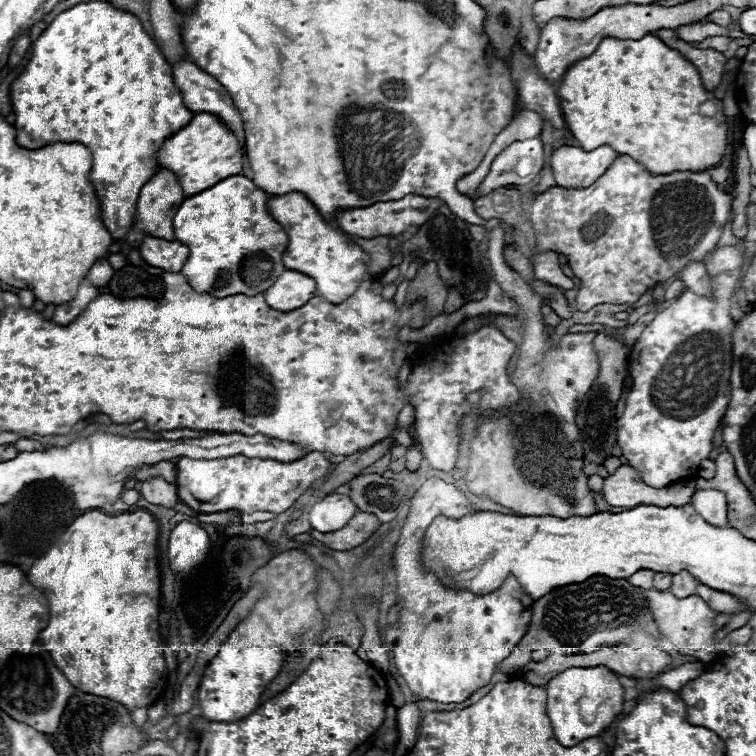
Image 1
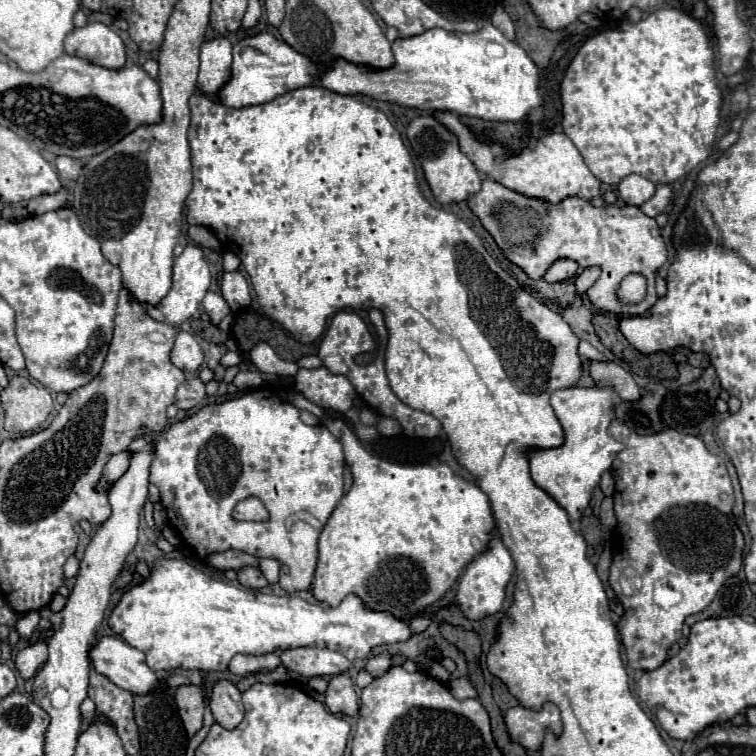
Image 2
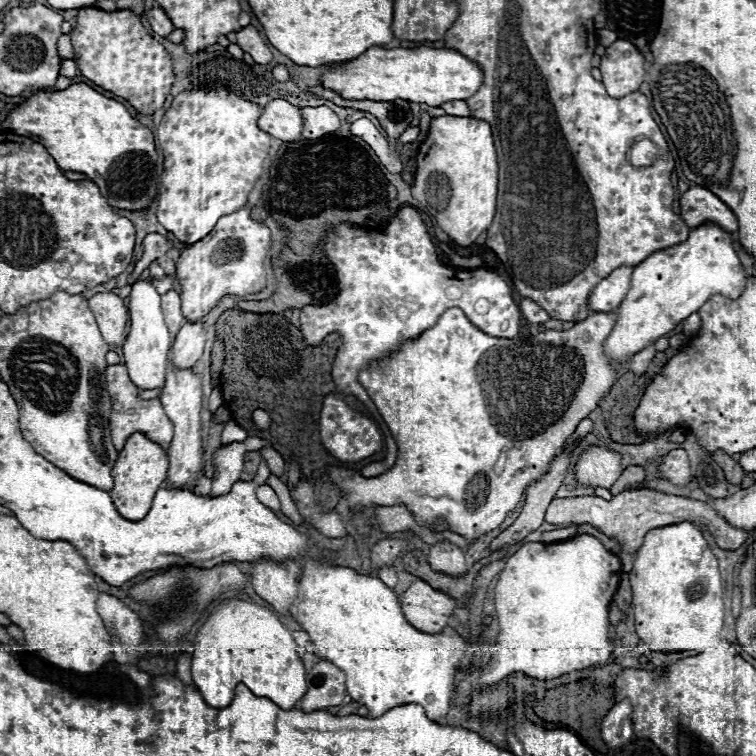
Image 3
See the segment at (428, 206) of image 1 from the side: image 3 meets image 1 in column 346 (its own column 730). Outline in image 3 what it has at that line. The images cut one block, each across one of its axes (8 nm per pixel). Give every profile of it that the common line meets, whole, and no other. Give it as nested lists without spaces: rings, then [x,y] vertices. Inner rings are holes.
[[[700,186],[690,188],[682,196],[680,206],[682,206],[682,218],[690,228],[702,224],[716,224],[726,232],[738,230],[738,220],[732,214],[732,210],[710,190],[704,190]]]

